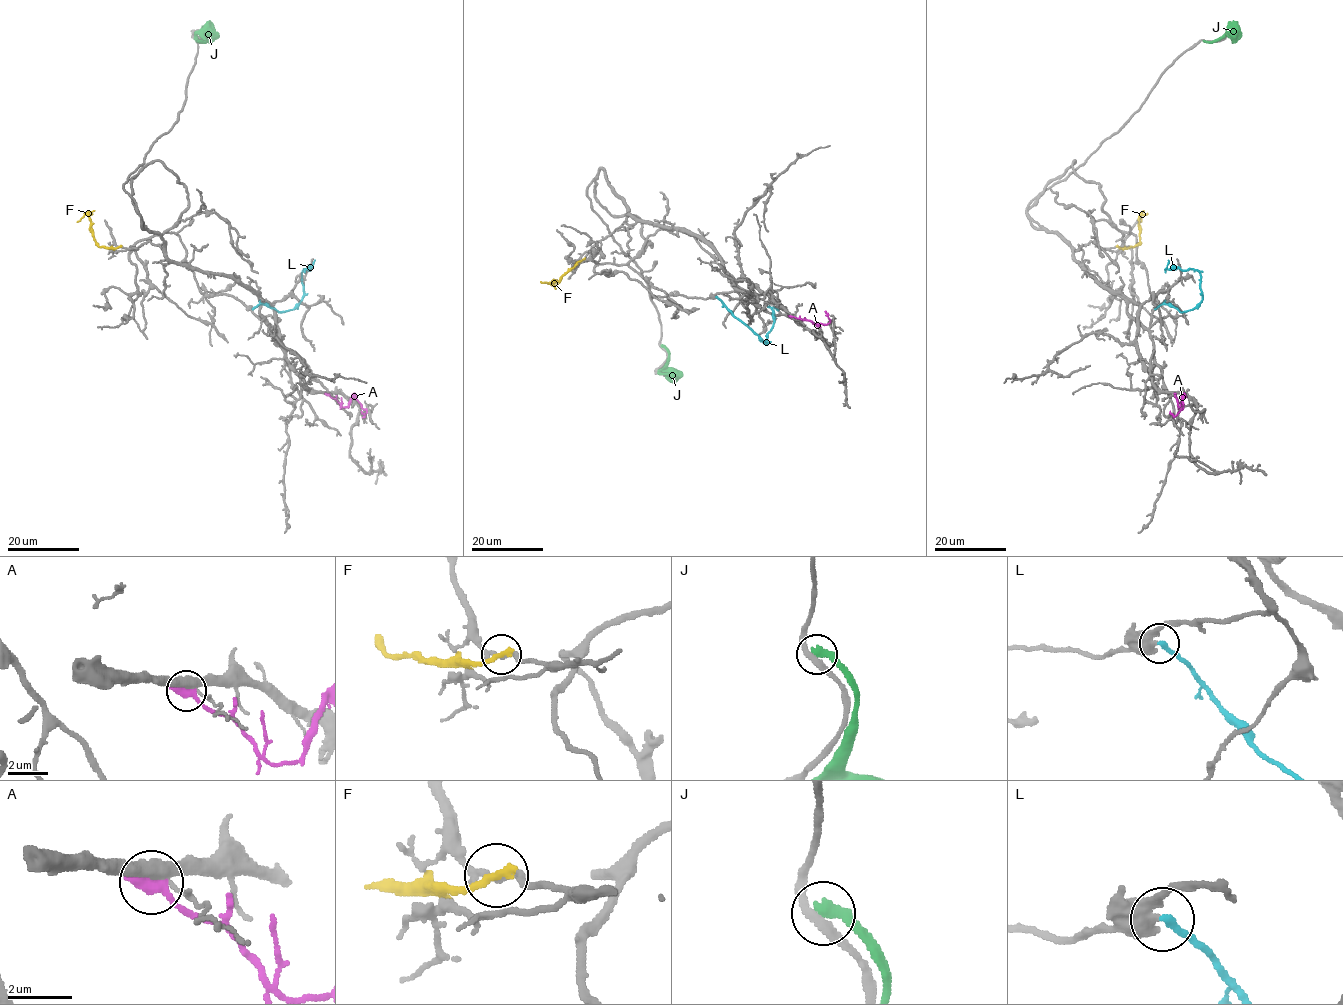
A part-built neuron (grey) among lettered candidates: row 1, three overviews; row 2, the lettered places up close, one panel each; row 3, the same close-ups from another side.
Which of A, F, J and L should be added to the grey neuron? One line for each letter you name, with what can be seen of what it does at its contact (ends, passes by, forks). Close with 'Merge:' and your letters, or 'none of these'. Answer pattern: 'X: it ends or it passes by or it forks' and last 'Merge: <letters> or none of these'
Merge: none of these

